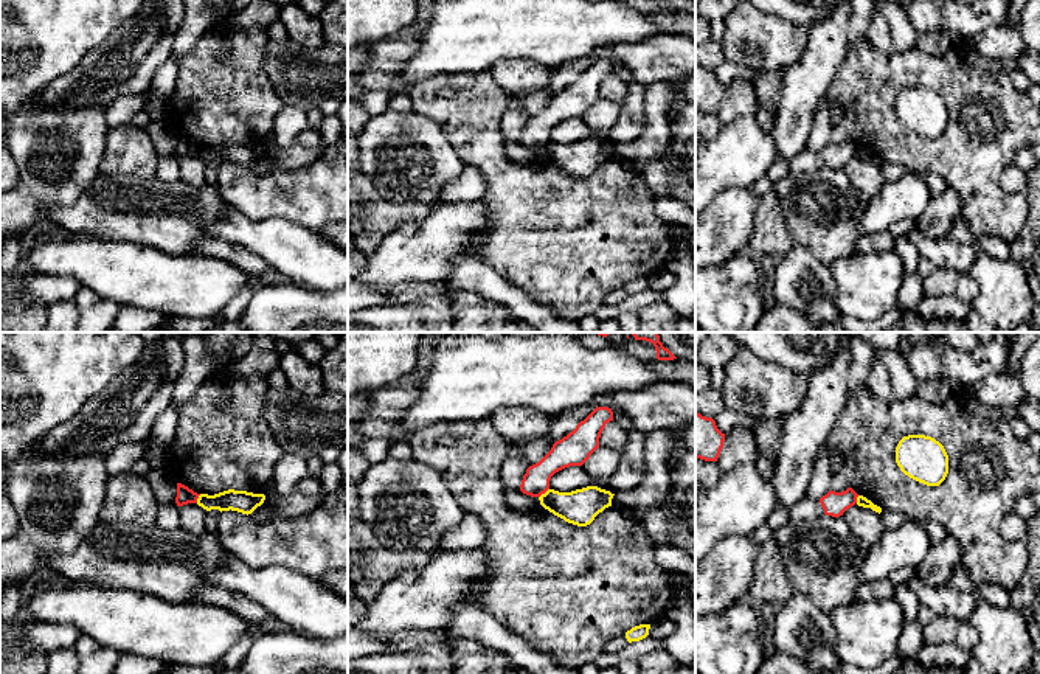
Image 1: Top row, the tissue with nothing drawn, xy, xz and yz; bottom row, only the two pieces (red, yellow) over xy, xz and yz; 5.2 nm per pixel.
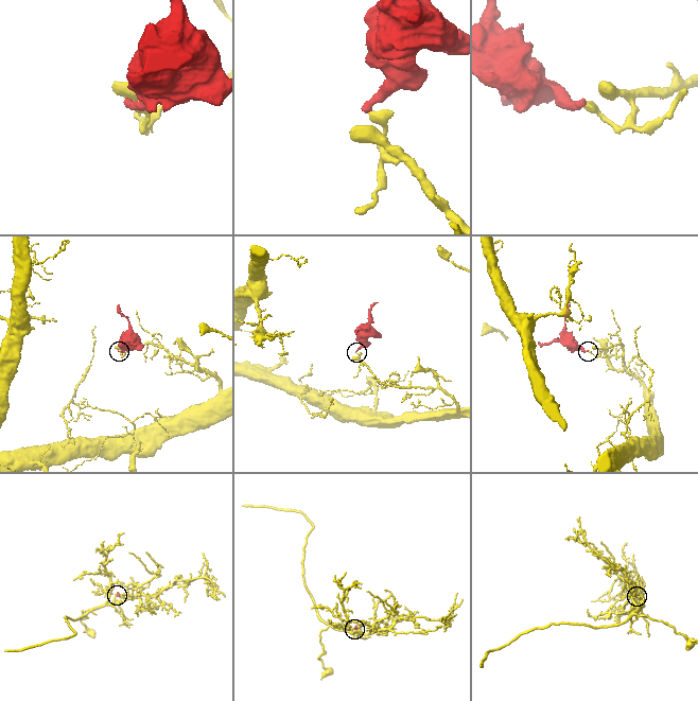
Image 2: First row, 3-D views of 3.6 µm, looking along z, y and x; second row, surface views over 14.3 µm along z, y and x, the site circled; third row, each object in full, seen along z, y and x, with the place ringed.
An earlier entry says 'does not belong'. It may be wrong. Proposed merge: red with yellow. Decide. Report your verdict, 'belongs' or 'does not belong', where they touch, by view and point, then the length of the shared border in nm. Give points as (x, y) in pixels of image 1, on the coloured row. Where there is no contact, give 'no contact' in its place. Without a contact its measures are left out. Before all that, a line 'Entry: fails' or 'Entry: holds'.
Entry: holds
does not belong | xz (544, 493) | 80 nm

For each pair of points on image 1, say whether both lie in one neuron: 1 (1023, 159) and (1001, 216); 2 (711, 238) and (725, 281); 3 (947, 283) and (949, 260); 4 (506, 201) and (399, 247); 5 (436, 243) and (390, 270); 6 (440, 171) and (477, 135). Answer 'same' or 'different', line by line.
1: different
2: different
3: different
4: different
5: same
6: different

